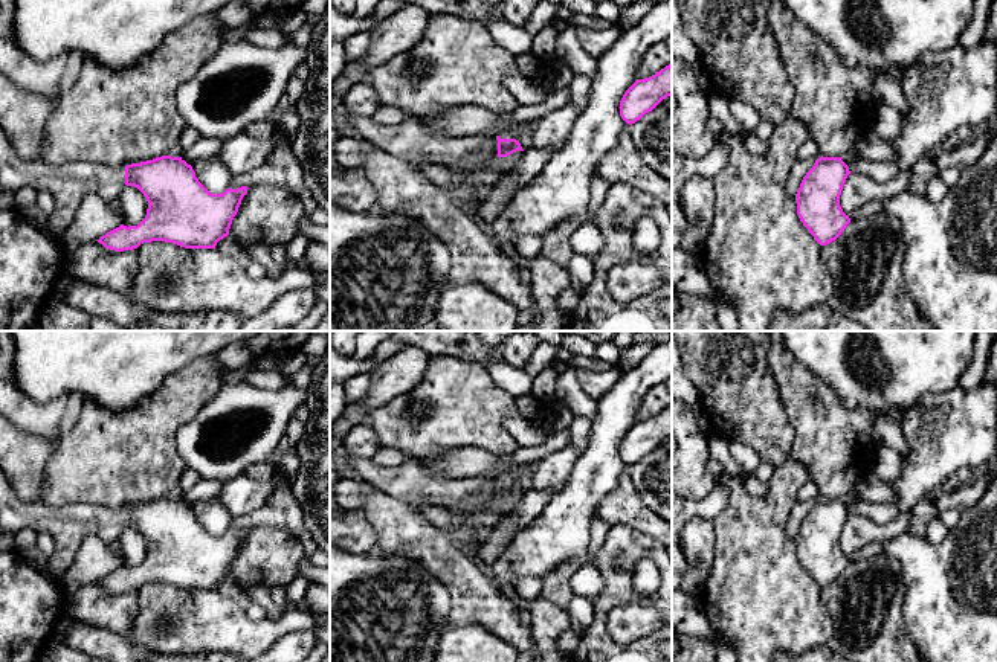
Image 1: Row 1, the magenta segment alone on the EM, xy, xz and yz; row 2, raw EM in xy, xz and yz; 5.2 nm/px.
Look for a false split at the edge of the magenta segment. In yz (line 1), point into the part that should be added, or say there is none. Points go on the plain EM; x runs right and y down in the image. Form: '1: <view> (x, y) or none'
1: none

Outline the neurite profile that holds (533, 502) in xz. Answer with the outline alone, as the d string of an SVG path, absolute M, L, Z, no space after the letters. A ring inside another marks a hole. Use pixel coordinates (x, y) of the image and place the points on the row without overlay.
M527 490L522 493L521 500L508 513L516 517L516 532L528 528L547 508L551 497L554 496L550 490Z

